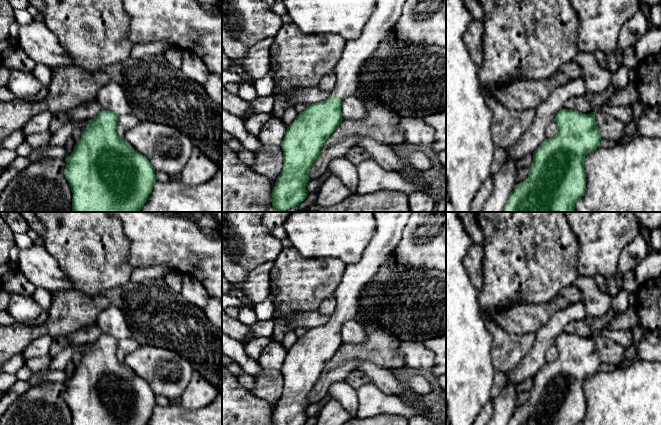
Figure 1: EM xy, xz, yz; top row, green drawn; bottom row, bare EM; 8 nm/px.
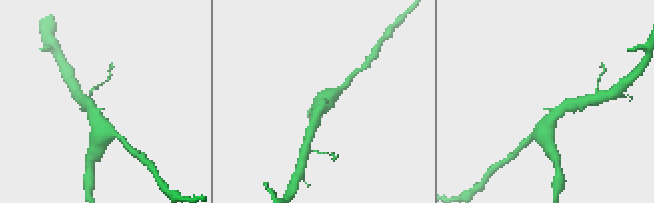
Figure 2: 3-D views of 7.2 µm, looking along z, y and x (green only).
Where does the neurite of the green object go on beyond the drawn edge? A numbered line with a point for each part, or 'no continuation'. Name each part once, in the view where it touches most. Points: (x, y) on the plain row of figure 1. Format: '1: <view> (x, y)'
1: xz (389, 225)

